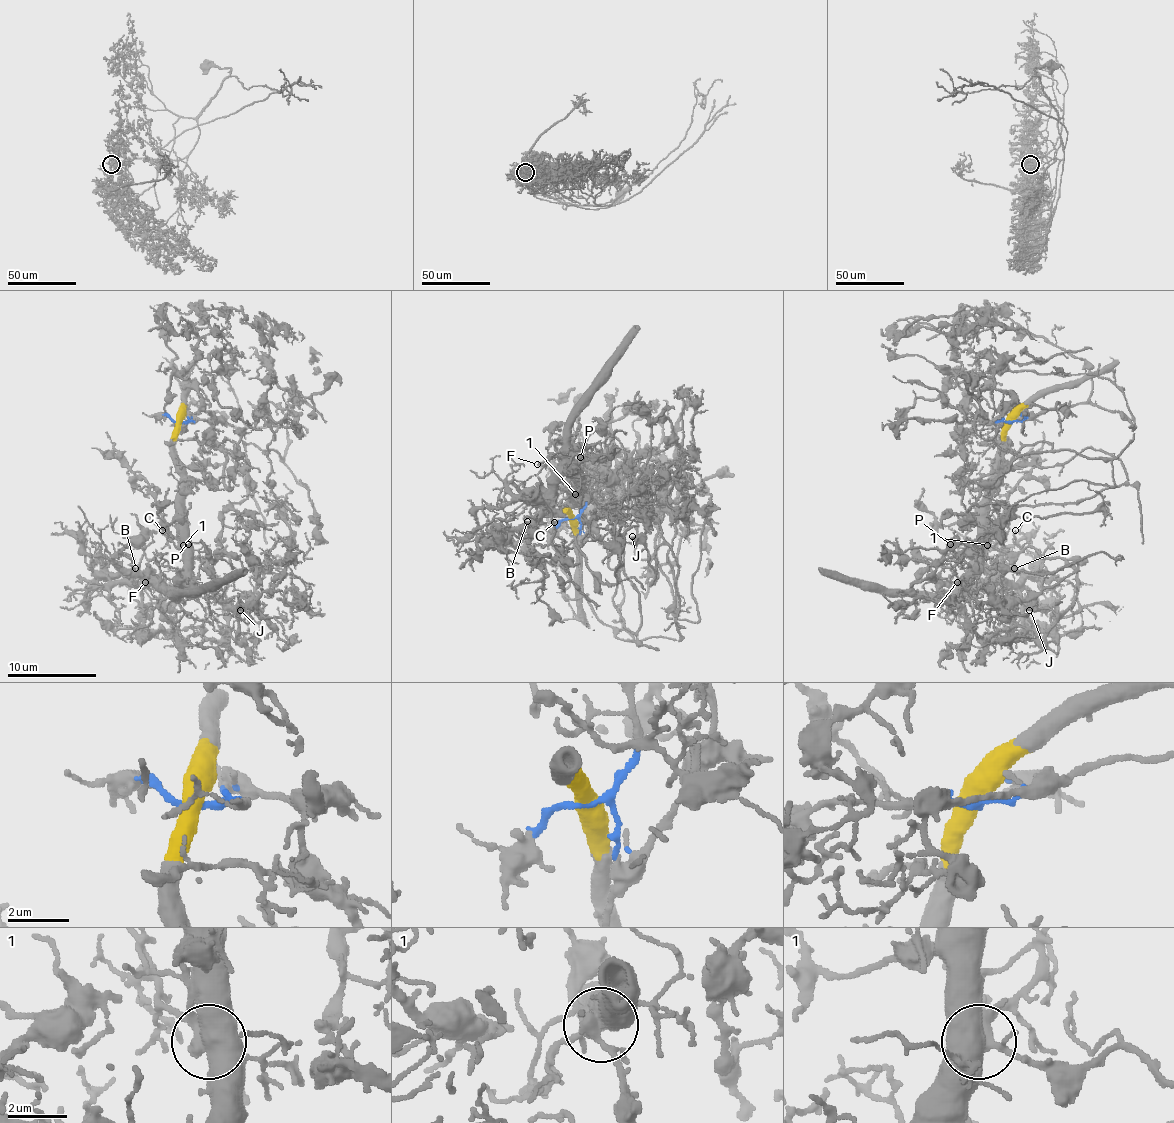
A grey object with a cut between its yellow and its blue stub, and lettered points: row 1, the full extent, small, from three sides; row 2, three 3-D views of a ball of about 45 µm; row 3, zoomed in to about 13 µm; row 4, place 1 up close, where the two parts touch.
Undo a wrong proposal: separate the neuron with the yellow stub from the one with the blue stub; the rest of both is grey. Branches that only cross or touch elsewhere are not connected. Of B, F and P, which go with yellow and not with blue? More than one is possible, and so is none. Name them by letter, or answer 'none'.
B, F, P

